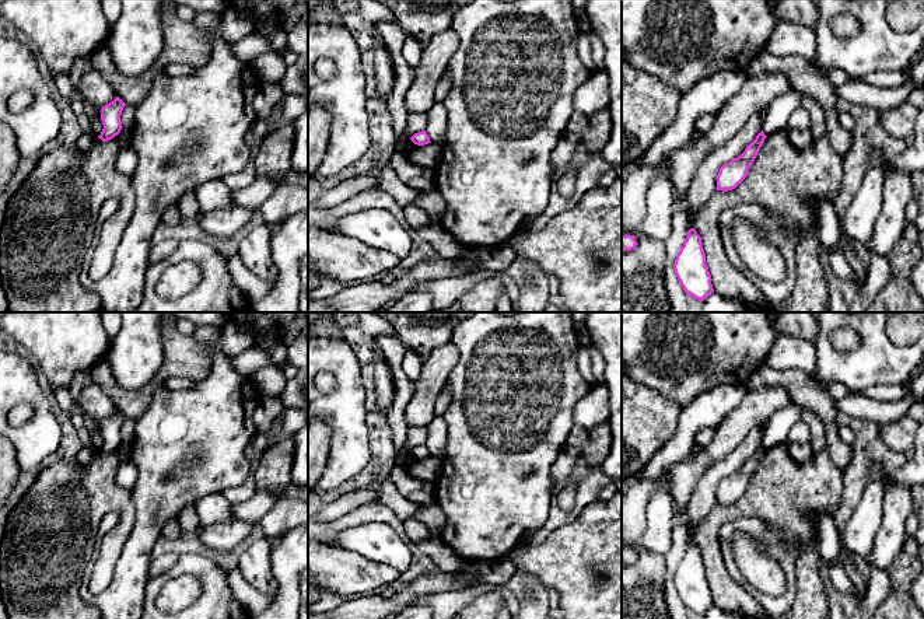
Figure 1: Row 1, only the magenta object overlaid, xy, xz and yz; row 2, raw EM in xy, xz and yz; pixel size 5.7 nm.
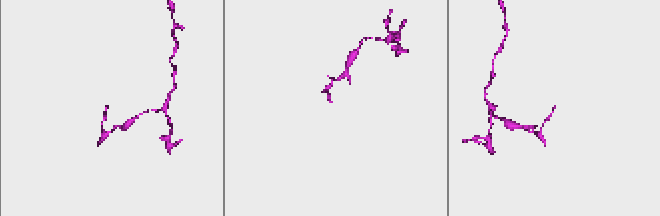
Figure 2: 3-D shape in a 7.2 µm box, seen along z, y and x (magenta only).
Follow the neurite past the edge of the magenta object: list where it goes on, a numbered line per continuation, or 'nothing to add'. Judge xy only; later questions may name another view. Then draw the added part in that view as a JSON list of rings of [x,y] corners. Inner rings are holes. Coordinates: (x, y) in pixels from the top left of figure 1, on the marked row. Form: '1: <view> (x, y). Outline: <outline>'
nothing to add

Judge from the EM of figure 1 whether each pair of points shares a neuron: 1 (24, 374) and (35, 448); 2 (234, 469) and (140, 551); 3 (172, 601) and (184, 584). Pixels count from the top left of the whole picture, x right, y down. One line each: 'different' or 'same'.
1: same
2: same
3: same

